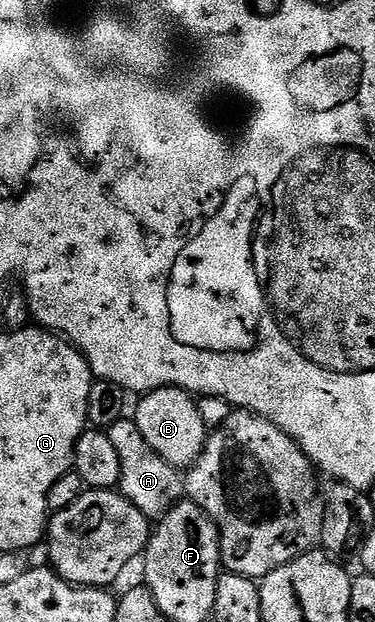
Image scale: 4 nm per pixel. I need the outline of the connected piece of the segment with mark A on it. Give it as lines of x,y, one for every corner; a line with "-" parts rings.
125,417
114,421
107,427
110,442
118,452
121,462
119,492
125,495
143,515
159,517
165,515
176,503
185,498
184,479
177,468
168,464
165,459
150,445
146,445
146,437
142,437
142,429
138,429
135,418

